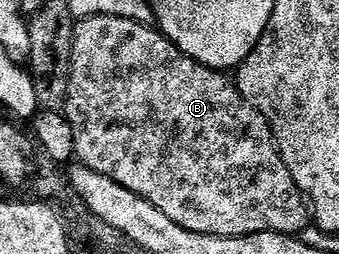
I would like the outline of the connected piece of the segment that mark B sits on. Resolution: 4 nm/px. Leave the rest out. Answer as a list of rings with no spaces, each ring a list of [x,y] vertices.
[[[93,16],[76,21],[67,75],[65,107],[67,119],[73,128],[75,158],[82,165],[93,168],[93,172],[101,172],[101,176],[109,176],[109,180],[117,180],[117,184],[129,188],[129,192],[137,192],[141,200],[149,200],[153,208],[161,208],[161,212],[165,212],[165,216],[169,216],[173,224],[181,224],[181,228],[189,228],[189,232],[230,238],[244,238],[250,234],[260,234],[270,230],[278,234],[302,235],[302,230],[307,225],[310,227],[313,222],[310,205],[297,188],[289,168],[285,168],[285,160],[280,156],[279,149],[275,147],[275,137],[265,116],[248,104],[238,85],[227,78],[230,77],[224,71],[202,66],[197,60],[185,56],[164,34],[159,33],[154,25],[125,20],[121,16]]]

